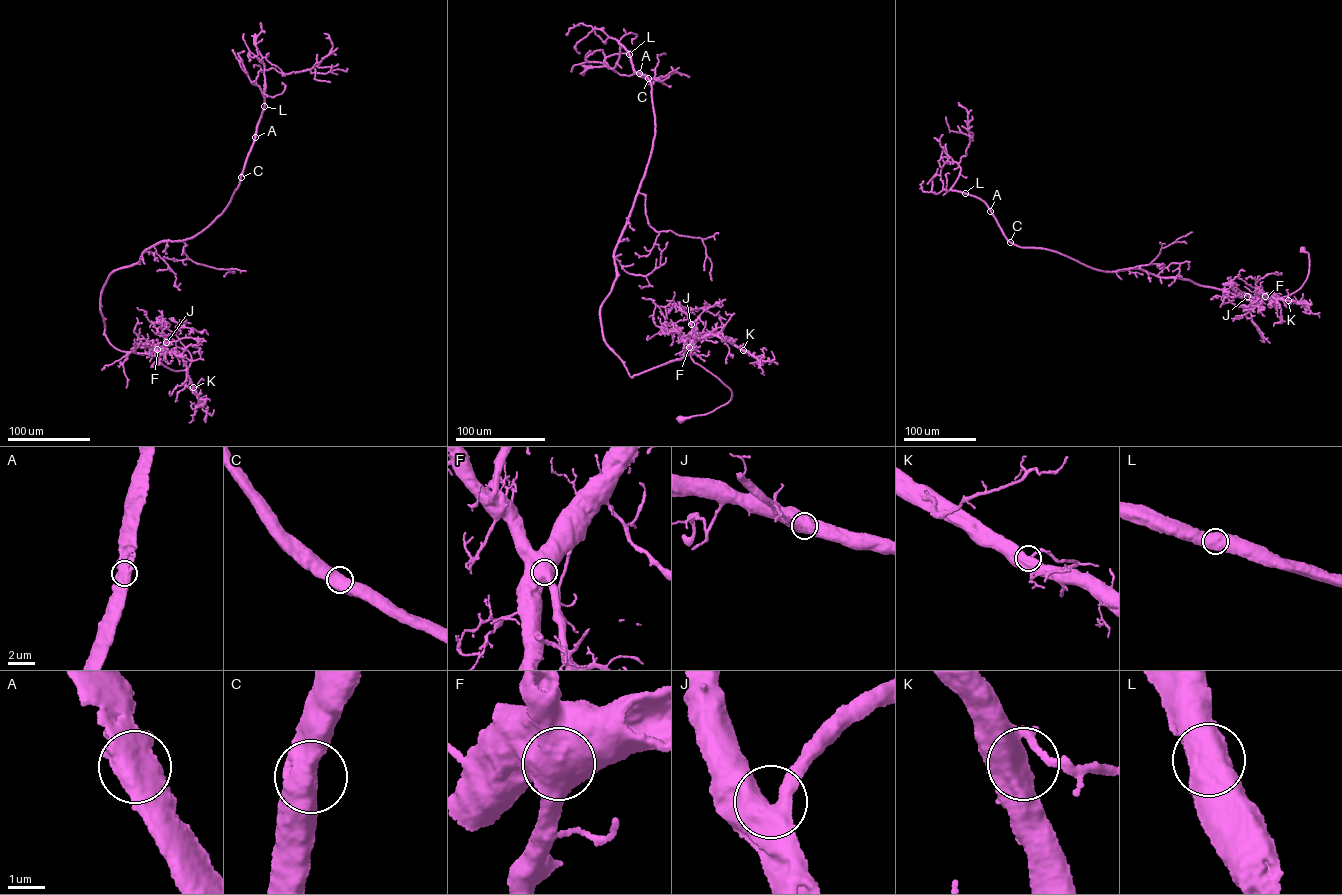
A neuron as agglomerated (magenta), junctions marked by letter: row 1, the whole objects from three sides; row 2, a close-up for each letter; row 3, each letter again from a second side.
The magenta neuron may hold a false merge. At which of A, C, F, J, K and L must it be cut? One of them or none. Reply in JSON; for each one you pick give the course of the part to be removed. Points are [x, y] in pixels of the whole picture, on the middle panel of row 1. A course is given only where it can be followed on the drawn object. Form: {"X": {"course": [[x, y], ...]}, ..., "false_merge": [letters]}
{"false_merge": []}

